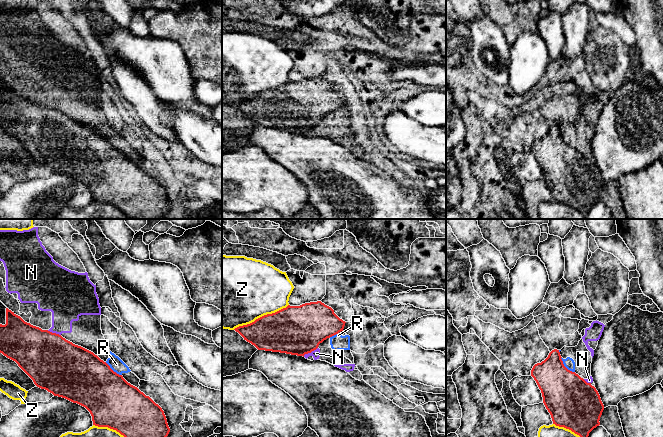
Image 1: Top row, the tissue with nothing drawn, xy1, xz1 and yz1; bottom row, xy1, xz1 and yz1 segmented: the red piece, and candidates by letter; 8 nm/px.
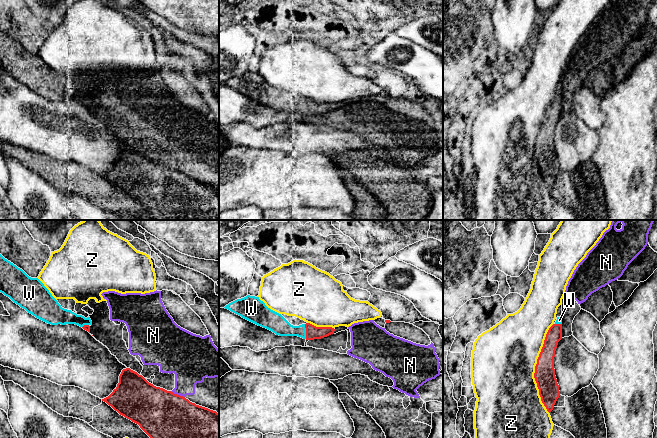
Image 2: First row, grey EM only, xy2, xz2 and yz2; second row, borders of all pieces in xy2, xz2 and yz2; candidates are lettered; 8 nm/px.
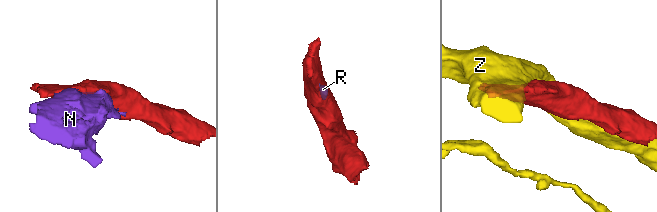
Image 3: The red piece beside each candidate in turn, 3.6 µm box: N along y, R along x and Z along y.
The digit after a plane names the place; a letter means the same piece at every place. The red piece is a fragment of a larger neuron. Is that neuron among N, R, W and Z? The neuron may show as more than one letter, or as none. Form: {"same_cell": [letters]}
{"same_cell": ["W"]}

